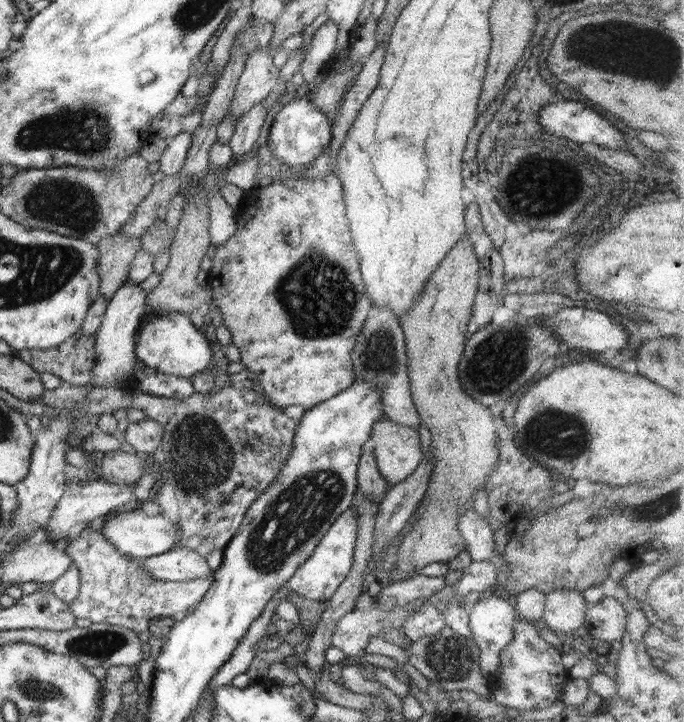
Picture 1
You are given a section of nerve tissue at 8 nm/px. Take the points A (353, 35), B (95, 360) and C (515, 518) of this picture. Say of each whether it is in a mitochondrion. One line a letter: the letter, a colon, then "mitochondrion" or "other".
A: other
B: other
C: other

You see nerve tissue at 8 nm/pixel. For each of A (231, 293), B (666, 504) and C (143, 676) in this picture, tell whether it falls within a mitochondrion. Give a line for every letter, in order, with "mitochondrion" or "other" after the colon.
A: other
B: mitochondrion
C: other

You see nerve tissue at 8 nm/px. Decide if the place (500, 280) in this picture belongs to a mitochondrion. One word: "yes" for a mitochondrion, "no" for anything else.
no

